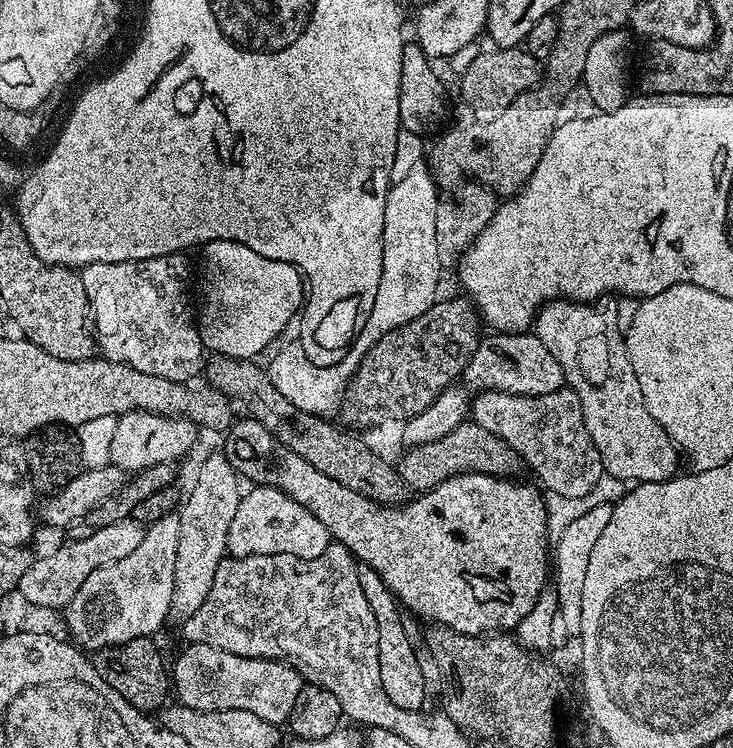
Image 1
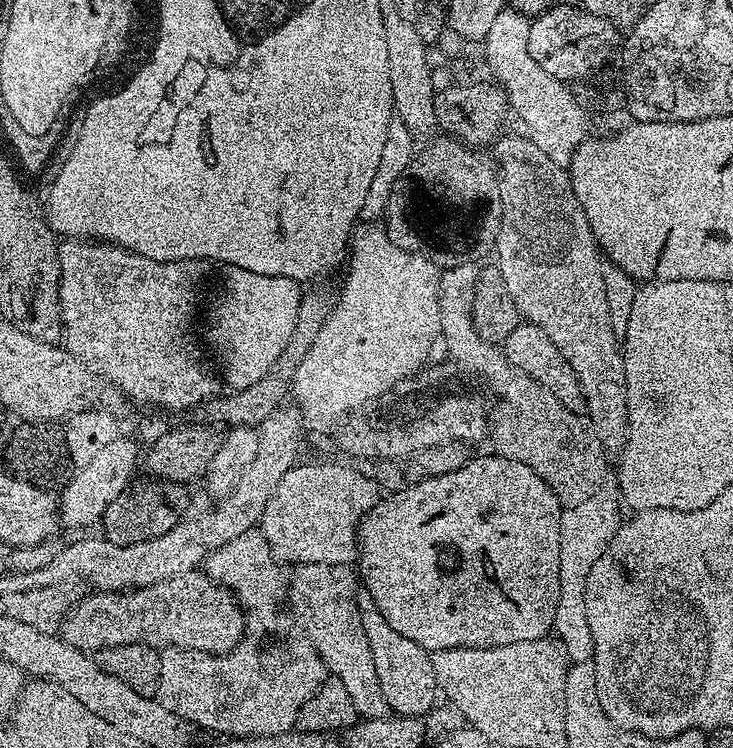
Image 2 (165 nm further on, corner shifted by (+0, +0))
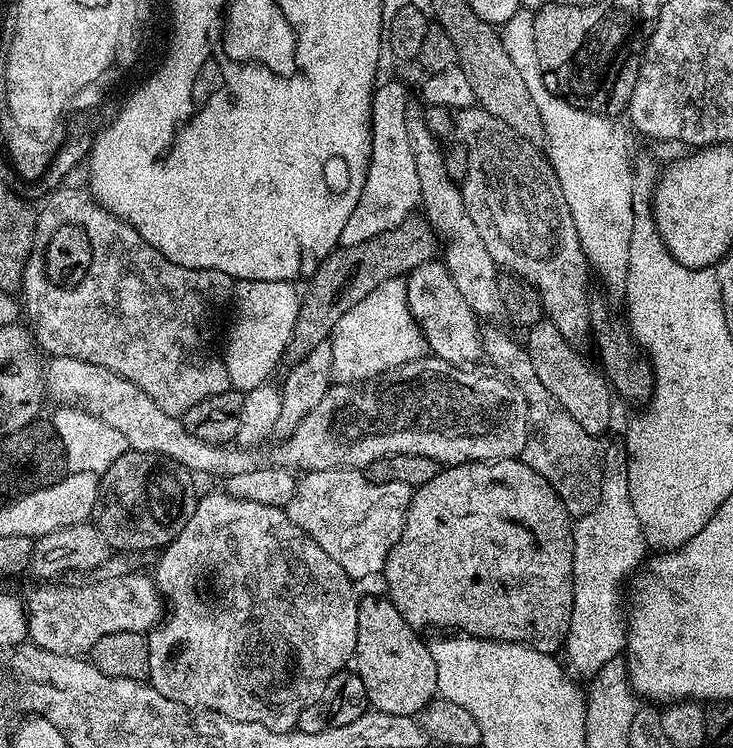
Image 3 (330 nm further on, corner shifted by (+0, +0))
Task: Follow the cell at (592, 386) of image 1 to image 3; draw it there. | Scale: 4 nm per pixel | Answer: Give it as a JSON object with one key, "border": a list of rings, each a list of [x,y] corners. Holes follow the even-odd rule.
{"border":[[[479,106],[461,108],[455,113],[454,132],[457,137],[460,135],[462,143],[468,144],[462,191],[466,210],[470,210],[474,226],[478,226],[478,234],[482,237],[482,242],[486,242],[490,258],[494,258],[496,265],[505,273],[520,277],[538,290],[545,317],[554,326],[558,326],[558,330],[567,340],[579,342],[589,339],[592,327],[590,307],[588,308],[590,267],[580,245],[570,206],[566,206],[558,174],[554,174],[547,155],[537,145],[514,134],[514,130],[506,126],[506,122],[498,122],[494,114]]]}

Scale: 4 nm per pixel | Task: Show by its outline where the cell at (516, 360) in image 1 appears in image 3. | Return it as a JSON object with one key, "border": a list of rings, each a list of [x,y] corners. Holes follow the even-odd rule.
{"border":[[[545,318],[527,329],[528,340],[526,347],[530,354],[530,362],[534,362],[534,370],[538,373],[538,382],[562,402],[562,406],[591,436],[603,437],[603,432],[612,424],[612,400],[614,392],[610,387],[603,371],[599,367],[588,369],[588,364],[575,352],[573,341],[567,340],[554,326],[552,321]]]}

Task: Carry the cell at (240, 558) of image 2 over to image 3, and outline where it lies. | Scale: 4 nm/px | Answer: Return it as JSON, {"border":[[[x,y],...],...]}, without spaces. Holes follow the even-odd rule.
{"border":[[[223,490],[212,492],[209,496],[201,495],[196,501],[194,514],[190,514],[190,522],[168,547],[159,553],[160,561],[156,564],[154,579],[161,597],[166,598],[166,615],[160,623],[147,633],[150,650],[150,670],[147,683],[151,684],[158,694],[178,702],[193,710],[217,712],[234,722],[258,722],[270,730],[291,732],[300,723],[302,710],[309,708],[322,694],[326,682],[334,678],[334,674],[345,671],[356,654],[356,635],[358,634],[358,592],[355,592],[354,581],[310,538],[299,526],[289,518],[287,511],[274,506],[264,506],[262,502],[246,502],[236,500]]]}

